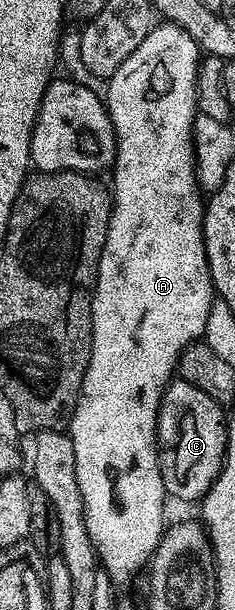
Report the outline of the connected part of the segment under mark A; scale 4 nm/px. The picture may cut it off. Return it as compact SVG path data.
M172 22L158 23L149 31L147 38L143 38L143 42L139 42L139 46L135 50L135 54L131 54L131 58L127 58L127 62L123 62L123 66L119 66L119 70L115 70L115 74L108 77L107 87L103 97L105 107L109 109L109 117L113 123L113 133L117 139L117 153L113 159L113 166L111 169L111 175L113 175L113 188L111 184L109 229L107 230L107 238L105 239L105 245L103 246L103 254L99 258L99 266L97 267L97 284L93 287L93 345L91 346L91 358L89 359L89 365L85 371L83 386L81 387L81 393L79 394L77 405L73 411L73 417L70 418L67 425L67 431L71 438L71 442L75 446L75 478L79 482L79 495L83 498L83 510L85 511L85 521L87 522L87 534L91 534L91 542L97 551L97 559L100 567L107 575L110 576L110 578L112 578L114 584L118 586L124 586L124 584L127 583L128 580L144 566L144 564L146 567L146 565L152 561L153 551L157 549L159 542L161 541L161 535L165 533L167 527L167 519L165 520L165 500L167 501L167 493L163 486L163 474L161 473L159 458L157 457L157 411L161 405L161 399L165 393L165 387L167 387L174 379L175 373L178 371L178 360L180 359L182 352L190 344L196 344L197 341L200 341L202 337L204 337L207 318L211 314L211 310L215 303L213 276L209 272L209 263L205 257L205 230L203 227L205 222L205 210L203 207L203 196L199 191L199 185L197 182L197 159L193 156L193 122L199 115L199 109L197 106L197 70L201 67L202 59L203 53L201 48L195 42L195 38L191 38L191 34L189 34L187 30Z

